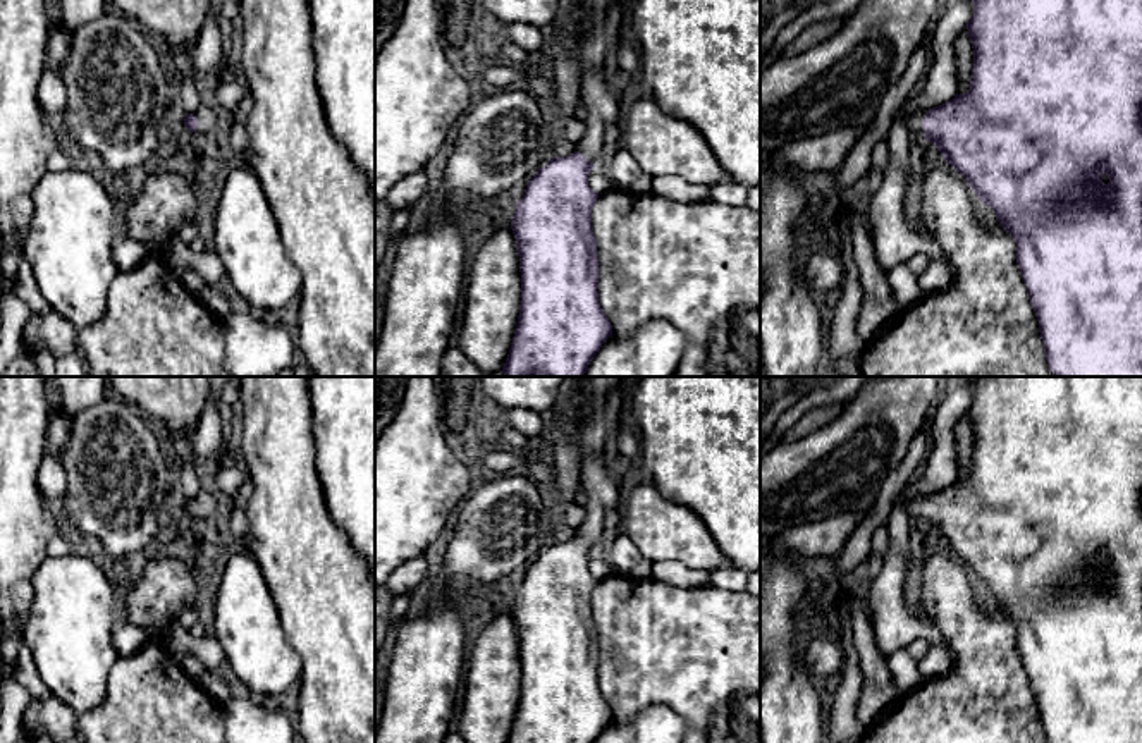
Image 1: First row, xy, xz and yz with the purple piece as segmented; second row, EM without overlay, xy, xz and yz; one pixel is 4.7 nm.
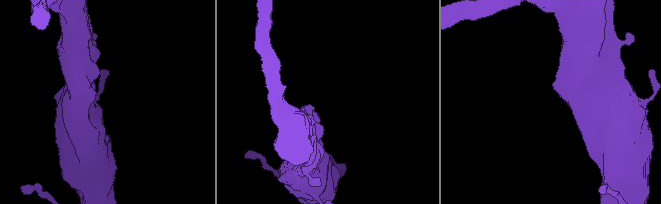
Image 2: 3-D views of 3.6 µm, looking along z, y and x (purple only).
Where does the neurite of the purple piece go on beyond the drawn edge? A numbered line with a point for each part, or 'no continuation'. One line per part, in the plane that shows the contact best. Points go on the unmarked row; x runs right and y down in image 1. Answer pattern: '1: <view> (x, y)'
1: yz (914, 506)

